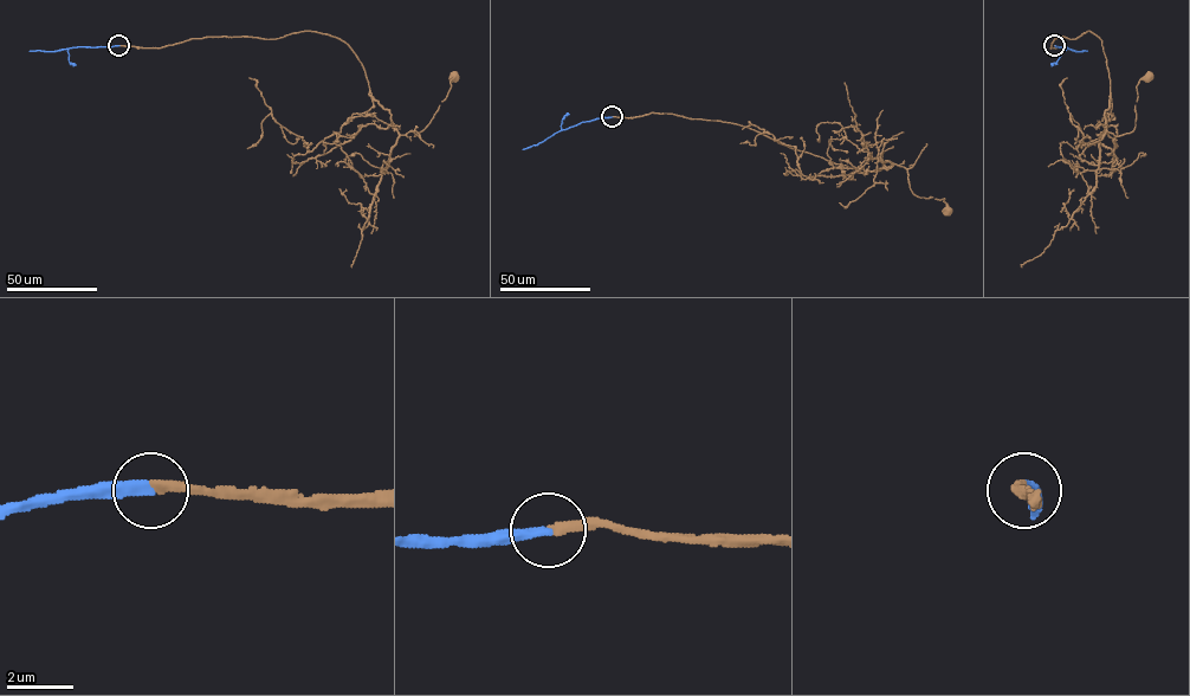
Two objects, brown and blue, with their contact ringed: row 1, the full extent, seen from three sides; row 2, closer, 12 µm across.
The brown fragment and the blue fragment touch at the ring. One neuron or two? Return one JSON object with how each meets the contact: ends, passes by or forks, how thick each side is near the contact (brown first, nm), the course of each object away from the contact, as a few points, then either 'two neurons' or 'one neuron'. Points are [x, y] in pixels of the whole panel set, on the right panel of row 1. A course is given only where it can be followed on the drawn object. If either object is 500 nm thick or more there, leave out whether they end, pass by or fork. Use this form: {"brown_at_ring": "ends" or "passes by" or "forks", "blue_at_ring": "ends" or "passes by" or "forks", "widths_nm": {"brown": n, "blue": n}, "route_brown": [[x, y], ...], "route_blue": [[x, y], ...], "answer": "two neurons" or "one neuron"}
{"brown_at_ring": "ends", "blue_at_ring": "ends", "widths_nm": {"brown": 280, "blue": 320}, "route_brown": [[1054, 45], [1058, 37], [1087, 31], [1101, 40], [1111, 79], [1101, 135], [1133, 130], [1137, 85], [1149, 77]], "route_blue": [[1054, 45], [1087, 51]], "answer": "one neuron"}

